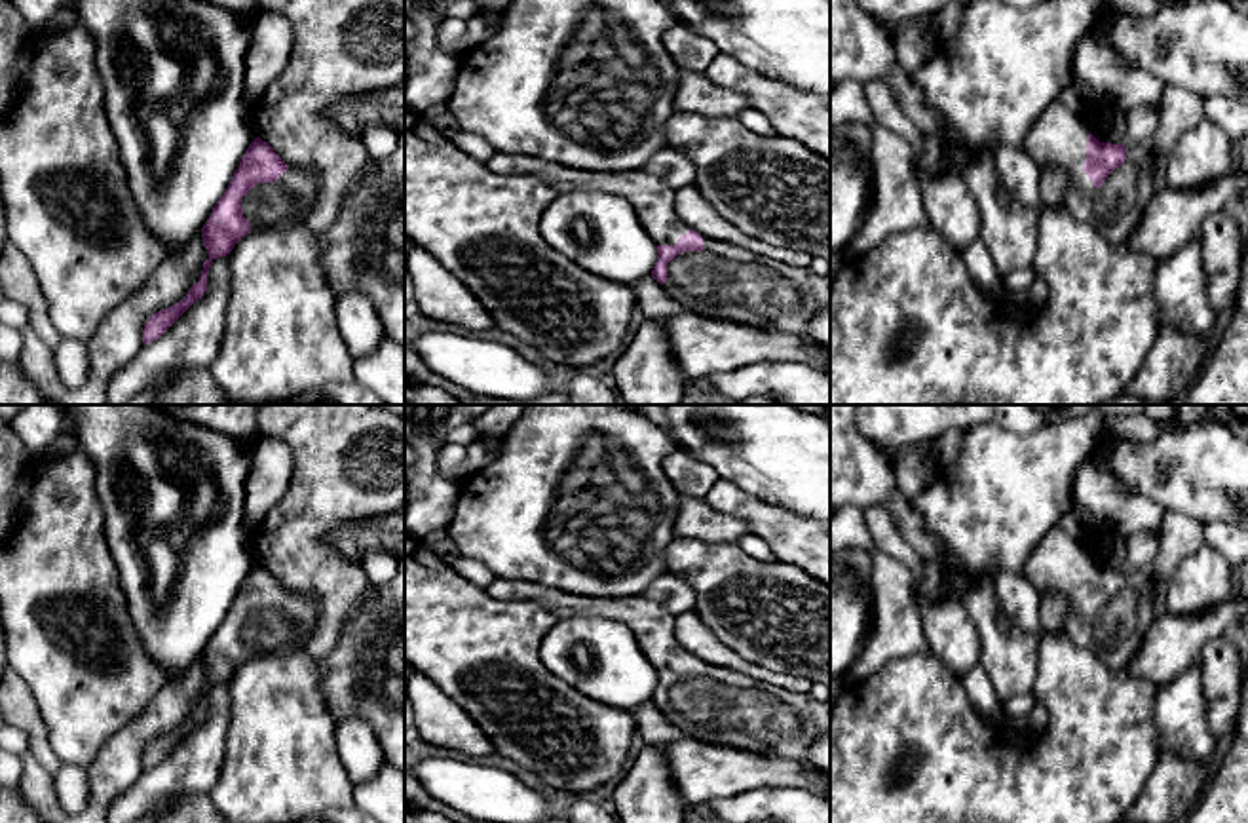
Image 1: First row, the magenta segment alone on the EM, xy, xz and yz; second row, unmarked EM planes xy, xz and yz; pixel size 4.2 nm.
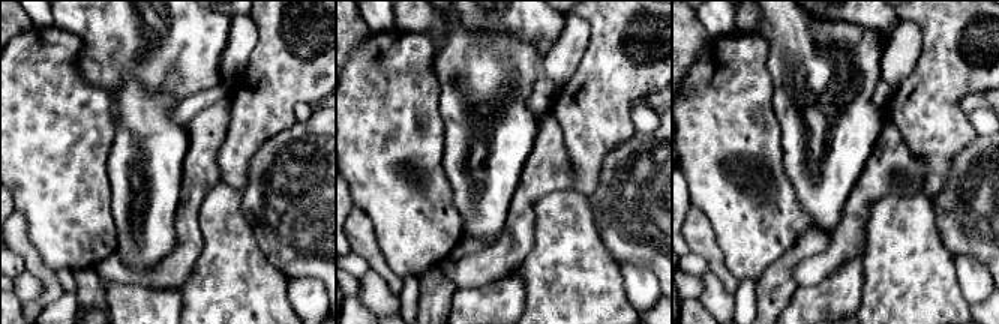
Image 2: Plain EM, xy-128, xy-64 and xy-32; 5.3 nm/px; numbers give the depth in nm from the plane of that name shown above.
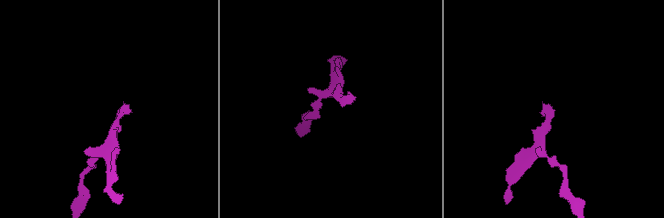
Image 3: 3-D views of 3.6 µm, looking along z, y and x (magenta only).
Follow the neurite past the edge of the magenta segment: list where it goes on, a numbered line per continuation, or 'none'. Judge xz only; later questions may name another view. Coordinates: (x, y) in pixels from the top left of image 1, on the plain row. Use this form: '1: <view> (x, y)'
1: xz (654, 628)
2: xz (724, 708)

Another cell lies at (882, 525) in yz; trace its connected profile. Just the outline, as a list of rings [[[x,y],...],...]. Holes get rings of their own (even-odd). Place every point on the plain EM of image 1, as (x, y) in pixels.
[[[872,506],[864,511],[868,530],[876,545],[889,557],[902,563],[914,578],[921,574],[923,559],[898,532],[897,521],[885,506]]]

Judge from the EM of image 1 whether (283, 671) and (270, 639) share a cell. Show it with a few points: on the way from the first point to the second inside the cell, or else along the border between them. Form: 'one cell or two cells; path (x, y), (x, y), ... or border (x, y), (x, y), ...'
two cells; border (302, 649), (249, 656), (234, 671)

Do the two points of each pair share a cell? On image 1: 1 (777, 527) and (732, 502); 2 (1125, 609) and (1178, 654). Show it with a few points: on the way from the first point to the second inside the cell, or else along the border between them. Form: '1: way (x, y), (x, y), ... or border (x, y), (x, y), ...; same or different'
1: way (766, 519), (743, 504); same
2: border (1157, 614), (1136, 654), (1125, 666); different

